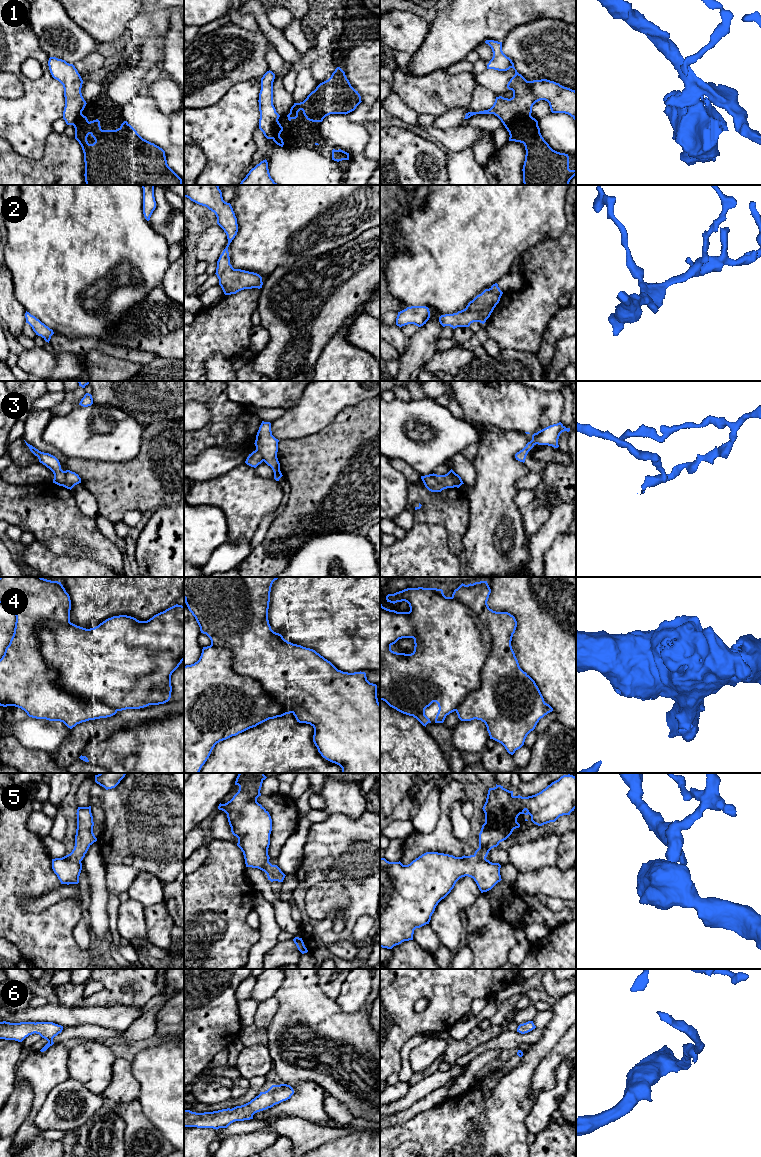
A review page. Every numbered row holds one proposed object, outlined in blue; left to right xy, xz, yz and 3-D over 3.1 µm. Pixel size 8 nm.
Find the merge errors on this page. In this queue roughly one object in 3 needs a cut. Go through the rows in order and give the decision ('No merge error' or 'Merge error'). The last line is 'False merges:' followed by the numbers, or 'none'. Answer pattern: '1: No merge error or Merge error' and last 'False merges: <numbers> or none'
1: Merge error
2: No merge error
3: Merge error
4: Merge error
5: No merge error
6: No merge error
False merges: 1, 3, 4

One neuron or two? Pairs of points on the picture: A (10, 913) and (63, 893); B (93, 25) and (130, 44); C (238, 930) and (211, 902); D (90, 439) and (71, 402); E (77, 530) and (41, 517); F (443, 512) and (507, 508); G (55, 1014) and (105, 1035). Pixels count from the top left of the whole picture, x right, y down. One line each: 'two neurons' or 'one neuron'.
A: two neurons
B: two neurons
C: one neuron
D: two neurons
E: one neuron
F: two neurons
G: two neurons

